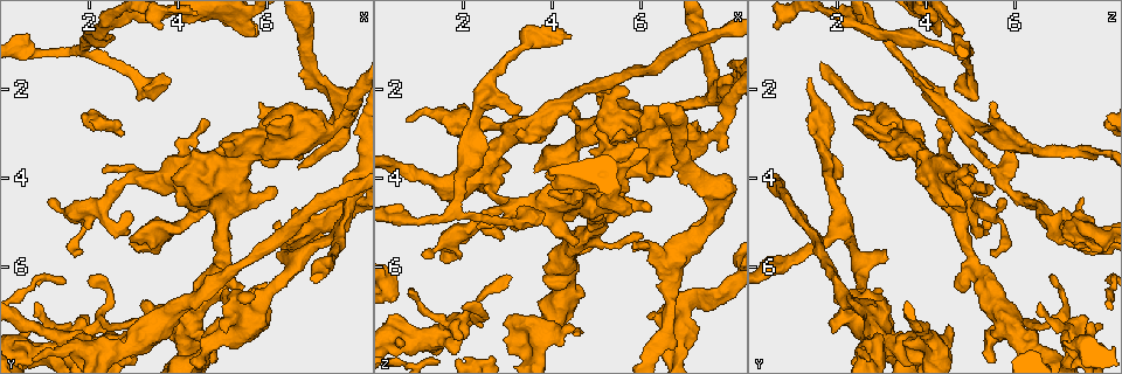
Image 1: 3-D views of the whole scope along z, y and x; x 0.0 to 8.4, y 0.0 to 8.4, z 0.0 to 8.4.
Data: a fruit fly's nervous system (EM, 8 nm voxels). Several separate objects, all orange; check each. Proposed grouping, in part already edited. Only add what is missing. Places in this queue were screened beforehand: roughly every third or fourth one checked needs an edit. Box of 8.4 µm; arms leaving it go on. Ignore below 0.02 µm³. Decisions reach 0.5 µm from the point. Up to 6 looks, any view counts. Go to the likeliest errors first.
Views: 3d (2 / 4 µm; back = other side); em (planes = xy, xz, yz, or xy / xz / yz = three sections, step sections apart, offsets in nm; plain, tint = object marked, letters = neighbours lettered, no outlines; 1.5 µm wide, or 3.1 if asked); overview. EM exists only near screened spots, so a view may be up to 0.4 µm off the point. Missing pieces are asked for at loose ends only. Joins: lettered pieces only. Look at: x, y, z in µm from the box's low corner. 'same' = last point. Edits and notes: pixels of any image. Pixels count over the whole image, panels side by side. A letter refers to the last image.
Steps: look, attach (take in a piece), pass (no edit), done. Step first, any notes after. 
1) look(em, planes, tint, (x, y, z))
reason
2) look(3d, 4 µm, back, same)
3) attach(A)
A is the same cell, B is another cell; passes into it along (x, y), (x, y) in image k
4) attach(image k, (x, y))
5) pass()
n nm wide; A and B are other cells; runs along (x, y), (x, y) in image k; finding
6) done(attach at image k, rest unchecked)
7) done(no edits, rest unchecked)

look(em, planes, tint, (6.65, 3.75, 5.50))
free end

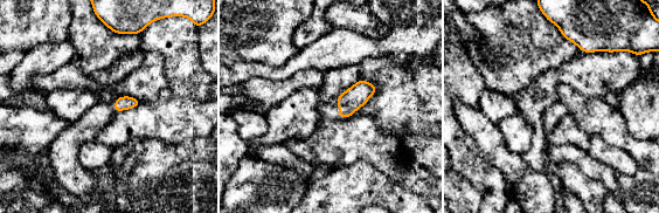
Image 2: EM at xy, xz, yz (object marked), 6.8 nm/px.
look(em, planes, letters, same)
see the neighbours

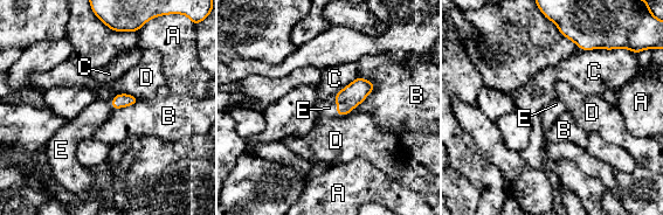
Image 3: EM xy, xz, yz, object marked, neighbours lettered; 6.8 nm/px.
attach(E)
E is the same cell, A, B, C and D are other cells; passes into it along (354, 94), (337, 105), (329, 108) in image 3; the neuron continues

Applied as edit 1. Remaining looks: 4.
look(overview)

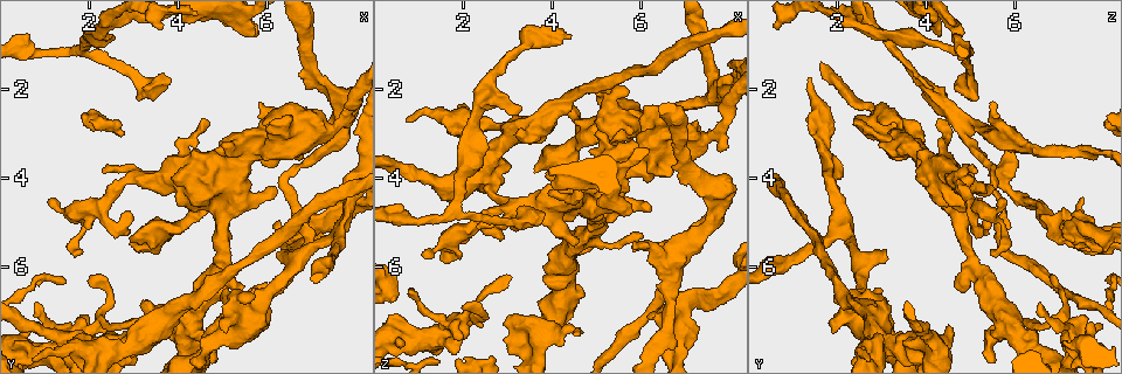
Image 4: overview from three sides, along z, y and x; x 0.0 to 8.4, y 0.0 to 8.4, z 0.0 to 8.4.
look(em, planes, letters, (4.50, 2.65, 4.30))
free end

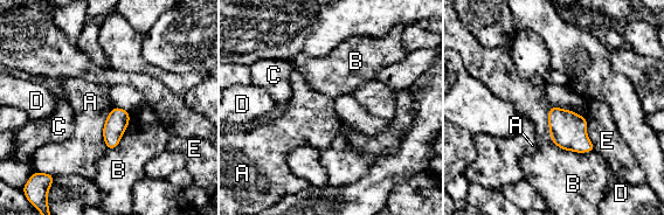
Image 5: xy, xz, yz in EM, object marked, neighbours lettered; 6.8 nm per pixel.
pass()
150 nm wide; A, B, C, D and E are other cells; border along (112, 106), (103, 129), (106, 148) in image 5; no lettered piece goes on from it

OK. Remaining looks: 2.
look(em, xy, step 8, letters, (5.70, 0.65, 4.20))
free end

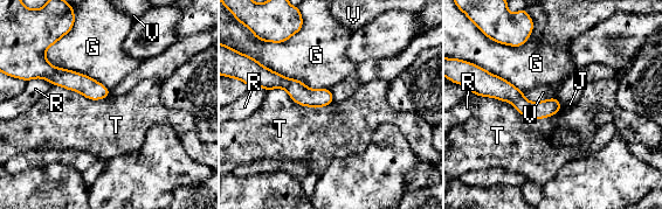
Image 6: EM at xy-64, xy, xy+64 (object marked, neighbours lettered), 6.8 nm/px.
look(em, planes, letters, same)
cut it another way

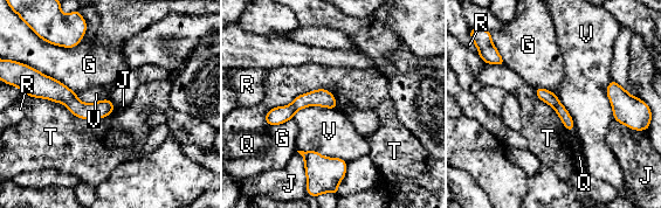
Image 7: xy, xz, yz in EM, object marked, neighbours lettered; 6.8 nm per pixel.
pass()
G, J, Q, R, T and V are other cells; border along (297, 150), (317, 151), (346, 163) in image 7; none of them fits

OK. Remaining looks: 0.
done(attach at image 3, rest unchecked)

